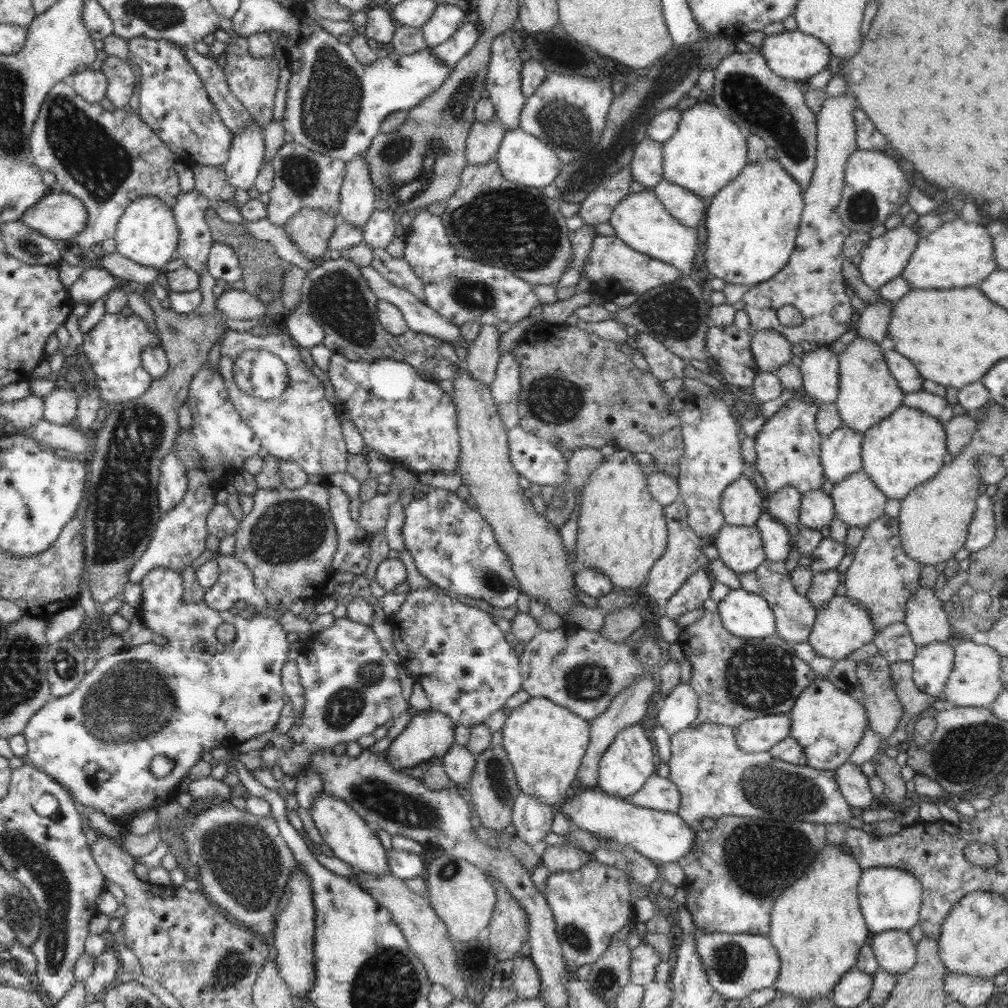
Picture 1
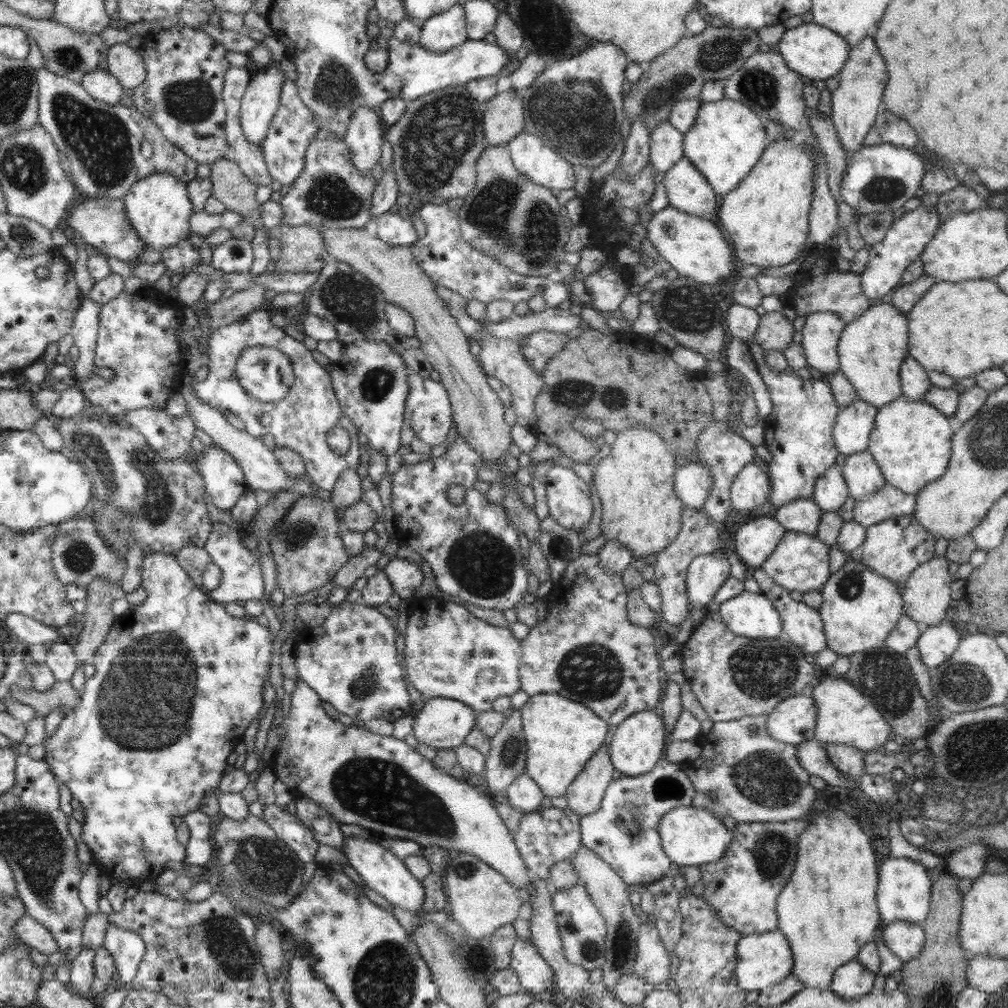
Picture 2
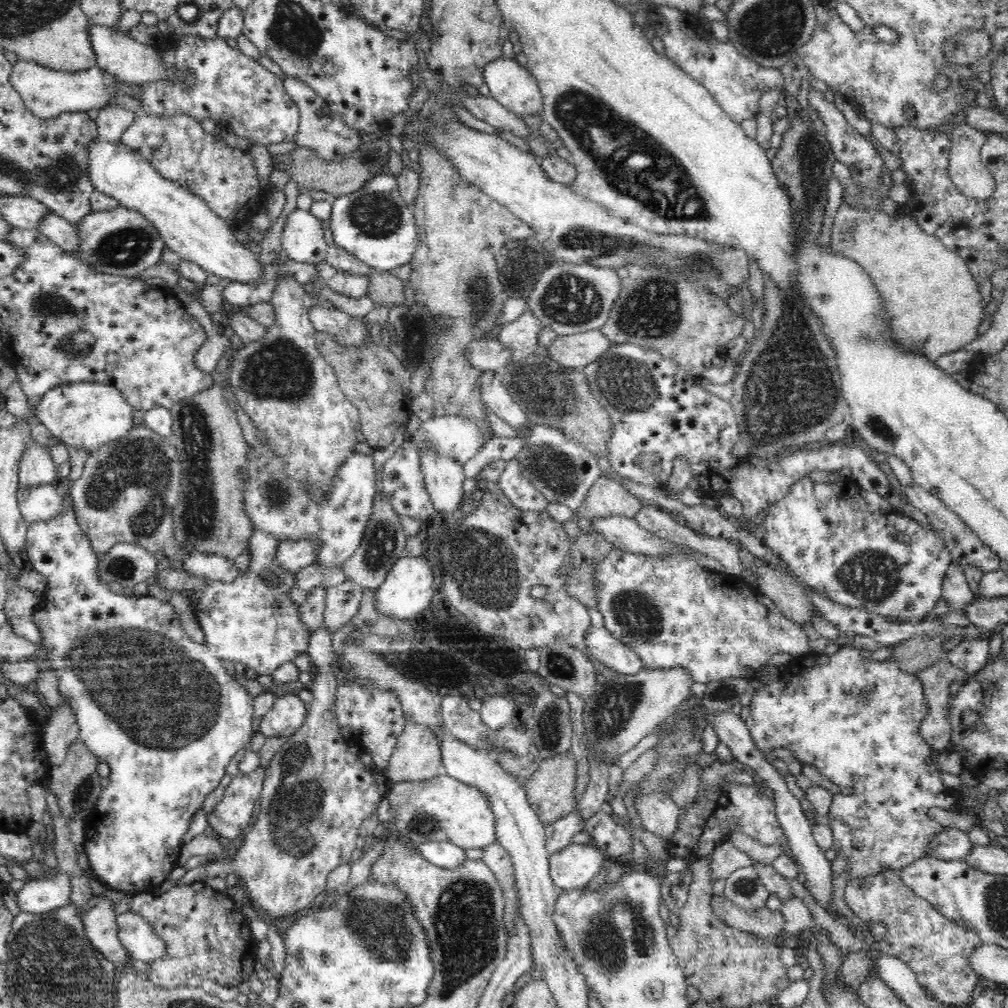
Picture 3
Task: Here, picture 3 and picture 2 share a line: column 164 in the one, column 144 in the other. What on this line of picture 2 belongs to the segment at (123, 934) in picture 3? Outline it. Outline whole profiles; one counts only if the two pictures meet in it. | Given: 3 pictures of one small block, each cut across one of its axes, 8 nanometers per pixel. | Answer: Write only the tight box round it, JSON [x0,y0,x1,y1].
[103,922,146,982]

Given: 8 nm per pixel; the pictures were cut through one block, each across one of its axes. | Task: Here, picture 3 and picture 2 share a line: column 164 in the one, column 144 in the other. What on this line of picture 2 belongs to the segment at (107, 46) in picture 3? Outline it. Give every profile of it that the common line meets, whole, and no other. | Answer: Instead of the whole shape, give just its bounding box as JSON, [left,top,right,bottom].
[106,43,147,90]

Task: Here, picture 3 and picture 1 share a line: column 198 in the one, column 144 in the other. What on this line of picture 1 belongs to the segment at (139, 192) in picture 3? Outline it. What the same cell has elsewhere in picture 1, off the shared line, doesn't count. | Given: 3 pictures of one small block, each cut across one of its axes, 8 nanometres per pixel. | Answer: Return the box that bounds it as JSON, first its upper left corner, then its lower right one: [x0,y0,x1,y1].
[114,196,180,268]

